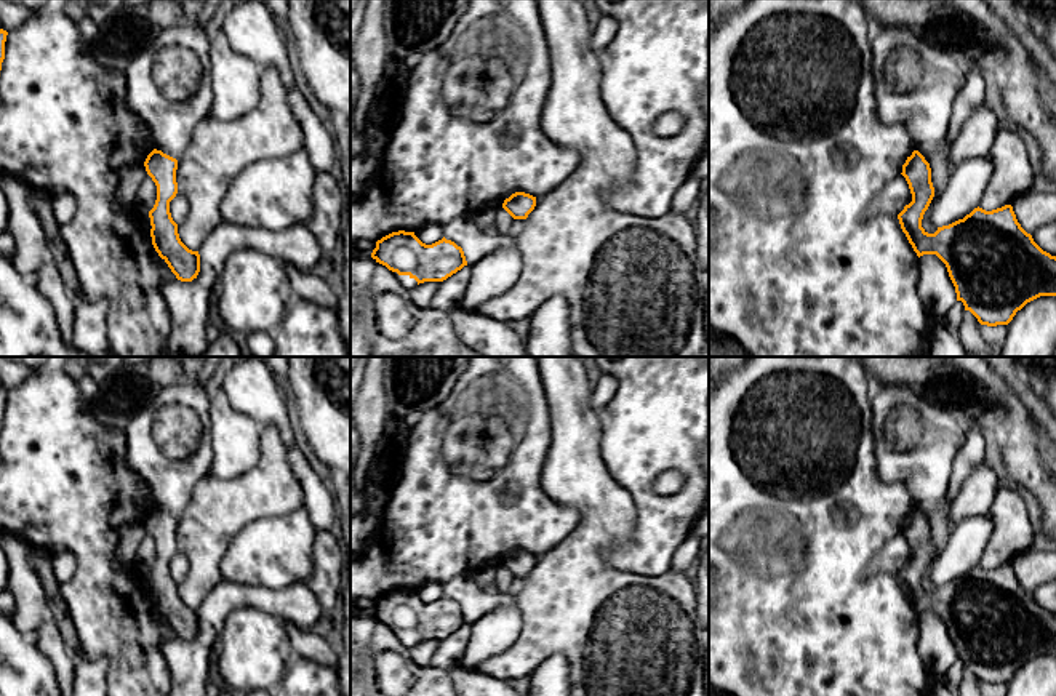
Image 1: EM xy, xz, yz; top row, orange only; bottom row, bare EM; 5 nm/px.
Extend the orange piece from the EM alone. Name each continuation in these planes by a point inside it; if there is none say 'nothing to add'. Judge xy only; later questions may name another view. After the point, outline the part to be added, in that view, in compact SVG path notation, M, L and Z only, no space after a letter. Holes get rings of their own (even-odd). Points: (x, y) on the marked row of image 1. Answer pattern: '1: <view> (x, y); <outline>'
nothing to add

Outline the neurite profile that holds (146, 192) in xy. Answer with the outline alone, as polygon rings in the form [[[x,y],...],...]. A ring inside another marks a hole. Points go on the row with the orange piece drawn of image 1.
[[[147,174],[146,179],[136,187],[133,205],[139,213],[149,213],[154,208],[155,200],[157,200],[157,186]]]

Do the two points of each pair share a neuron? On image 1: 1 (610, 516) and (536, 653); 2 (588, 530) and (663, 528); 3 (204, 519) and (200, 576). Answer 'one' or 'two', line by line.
1: one
2: two
3: one

